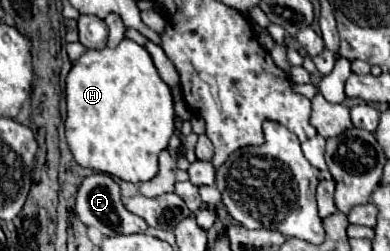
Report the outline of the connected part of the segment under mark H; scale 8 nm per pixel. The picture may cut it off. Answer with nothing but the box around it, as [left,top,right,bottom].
[66,39,174,183]

